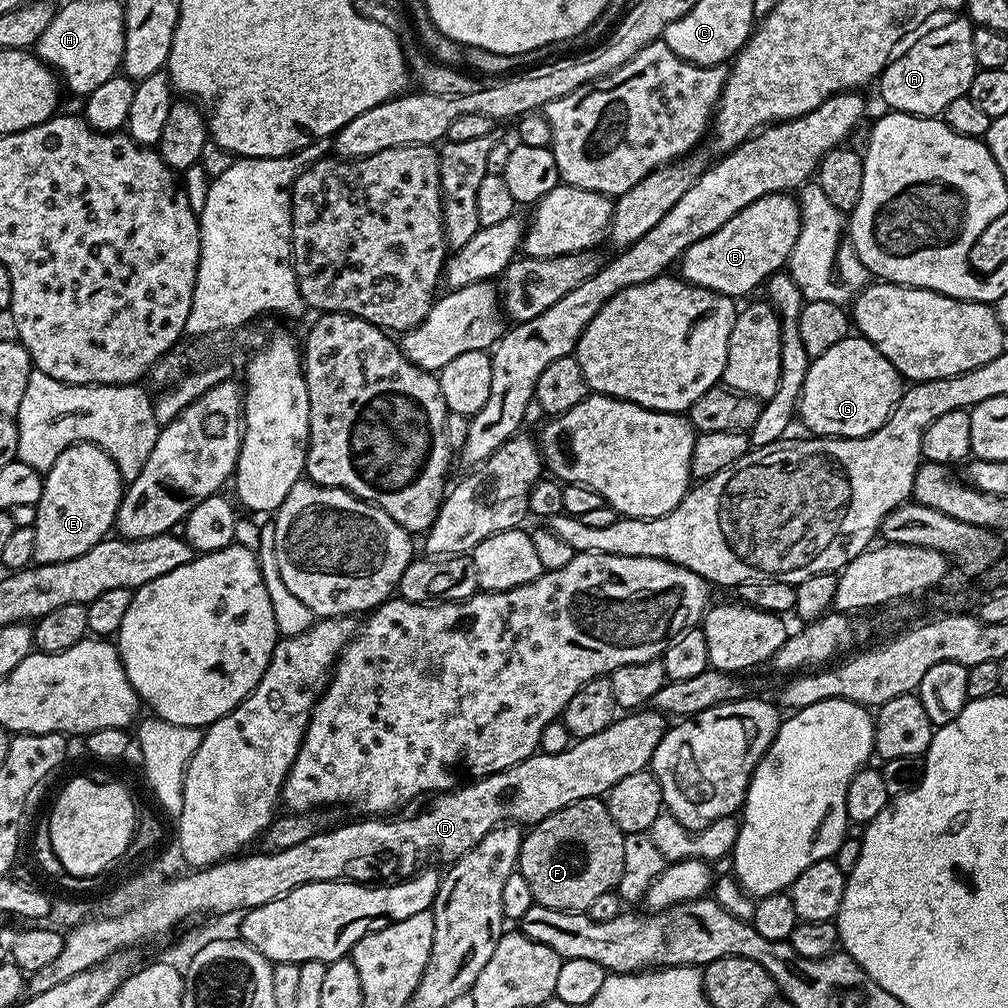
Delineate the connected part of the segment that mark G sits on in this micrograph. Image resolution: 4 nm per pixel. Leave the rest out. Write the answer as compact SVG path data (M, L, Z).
M850 334L845 340L838 342L838 346L830 346L830 350L826 350L826 354L815 357L815 359L809 363L808 373L806 374L806 382L800 391L798 420L801 420L801 422L804 423L810 431L812 431L809 433L815 434L820 438L825 436L845 436L846 438L858 438L859 436L865 436L874 430L878 430L885 422L888 421L890 414L896 409L896 404L900 401L900 397L903 396L905 387L905 381L902 379L897 368L892 365L892 363L890 363L890 361L884 357L884 355L870 343L870 341L865 340L864 337L859 334Z

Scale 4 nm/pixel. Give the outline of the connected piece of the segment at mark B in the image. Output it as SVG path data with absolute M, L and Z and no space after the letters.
M786 192L766 194L746 206L726 226L714 230L702 242L694 242L678 261L678 272L690 284L741 298L763 285L769 276L787 265L800 233L800 205L795 195Z

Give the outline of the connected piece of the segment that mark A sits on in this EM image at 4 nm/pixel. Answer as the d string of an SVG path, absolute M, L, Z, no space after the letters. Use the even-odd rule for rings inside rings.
M964 14L945 20L948 21L930 29L921 40L913 39L880 73L880 96L891 111L936 118L944 113L950 102L954 102L954 98L968 95L970 82L974 82L978 70L972 37L974 25Z

